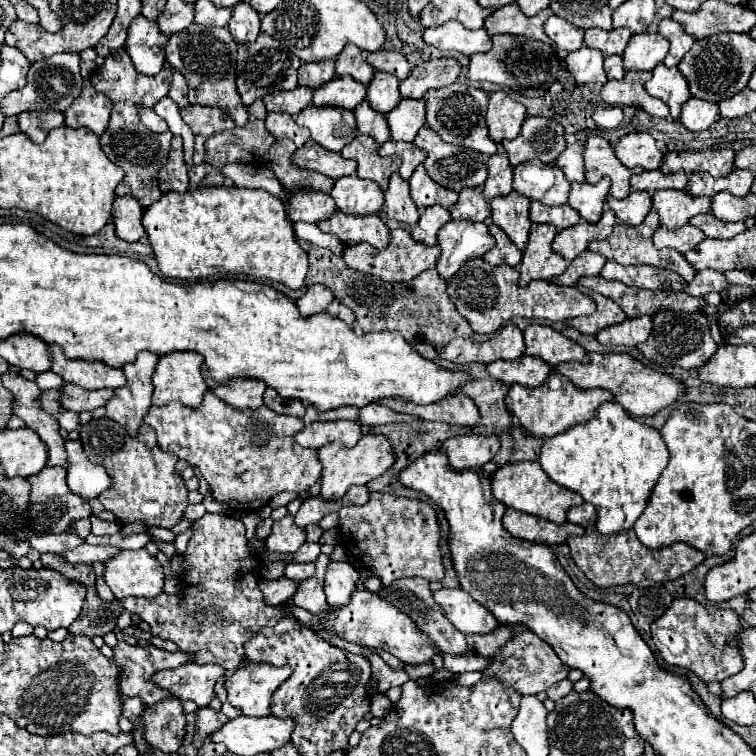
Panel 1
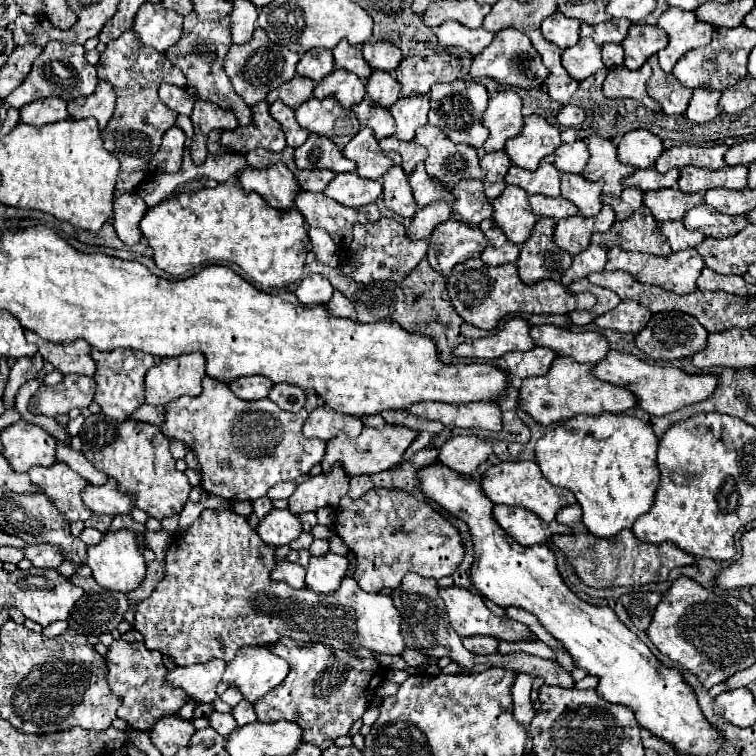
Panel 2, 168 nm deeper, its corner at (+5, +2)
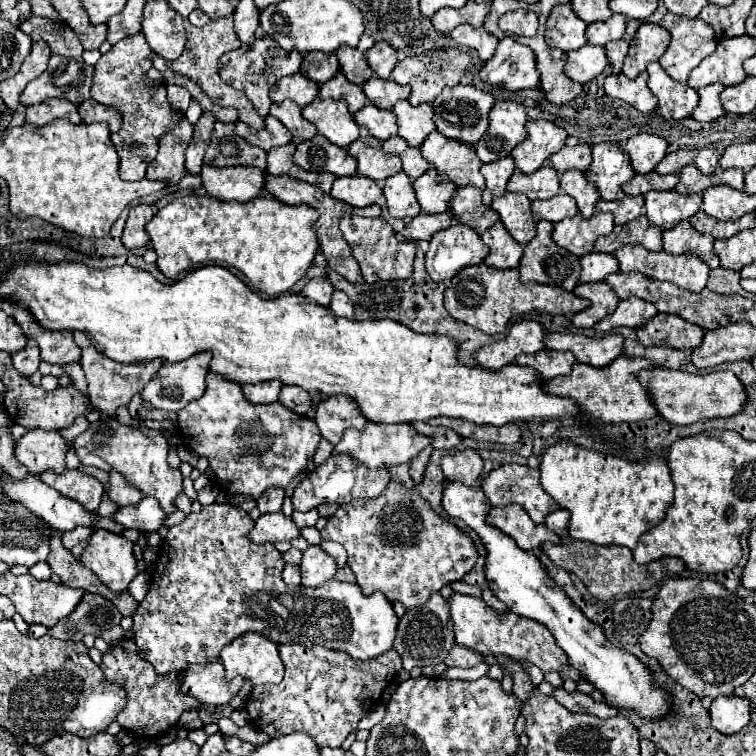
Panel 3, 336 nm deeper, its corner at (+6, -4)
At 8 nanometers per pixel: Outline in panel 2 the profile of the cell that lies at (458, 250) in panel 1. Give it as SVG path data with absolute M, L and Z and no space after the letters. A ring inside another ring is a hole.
M450 219L434 229L430 237L428 263L440 275L448 277L458 263L478 257L484 251L486 241L488 239L480 227Z

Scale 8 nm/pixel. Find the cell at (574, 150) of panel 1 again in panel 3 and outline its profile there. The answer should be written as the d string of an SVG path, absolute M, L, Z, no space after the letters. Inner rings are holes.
M581 143L575 147L565 145L561 151L551 155L551 167L555 167L559 175L569 169L587 171L589 165L591 165L591 147L587 143Z

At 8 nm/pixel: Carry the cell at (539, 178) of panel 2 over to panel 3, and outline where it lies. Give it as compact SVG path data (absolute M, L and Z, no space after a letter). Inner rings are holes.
M545 165L537 173L529 173L529 175L515 171L509 179L507 191L523 193L531 201L549 199L549 197L559 193L559 177L557 177L557 171L551 165Z

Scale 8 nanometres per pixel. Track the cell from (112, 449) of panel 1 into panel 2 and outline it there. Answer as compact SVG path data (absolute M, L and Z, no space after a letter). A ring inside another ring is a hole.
M98 413L86 417L80 439L84 457L102 473L114 477L118 481L118 489L134 497L134 507L146 511L158 521L184 509L192 487L186 475L176 471L176 461L170 453L170 441L166 441L158 425L140 423L134 419L118 423L112 417Z

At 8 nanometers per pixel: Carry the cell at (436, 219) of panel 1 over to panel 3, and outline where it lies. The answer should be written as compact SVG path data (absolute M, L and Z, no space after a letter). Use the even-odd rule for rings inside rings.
M445 211L445 213L437 213L437 215L427 215L427 213L419 213L417 217L413 217L405 229L401 231L405 239L409 241L429 241L437 231L447 229L449 225L453 225L453 217Z

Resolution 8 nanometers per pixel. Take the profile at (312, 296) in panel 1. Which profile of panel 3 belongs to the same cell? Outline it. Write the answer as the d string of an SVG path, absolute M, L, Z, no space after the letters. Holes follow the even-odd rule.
M323 277L311 279L311 281L303 287L303 291L301 291L303 297L309 297L309 299L317 301L317 303L323 305L323 307L329 305L329 301L331 301L331 293L333 293L333 285L331 285L329 279L323 279Z

